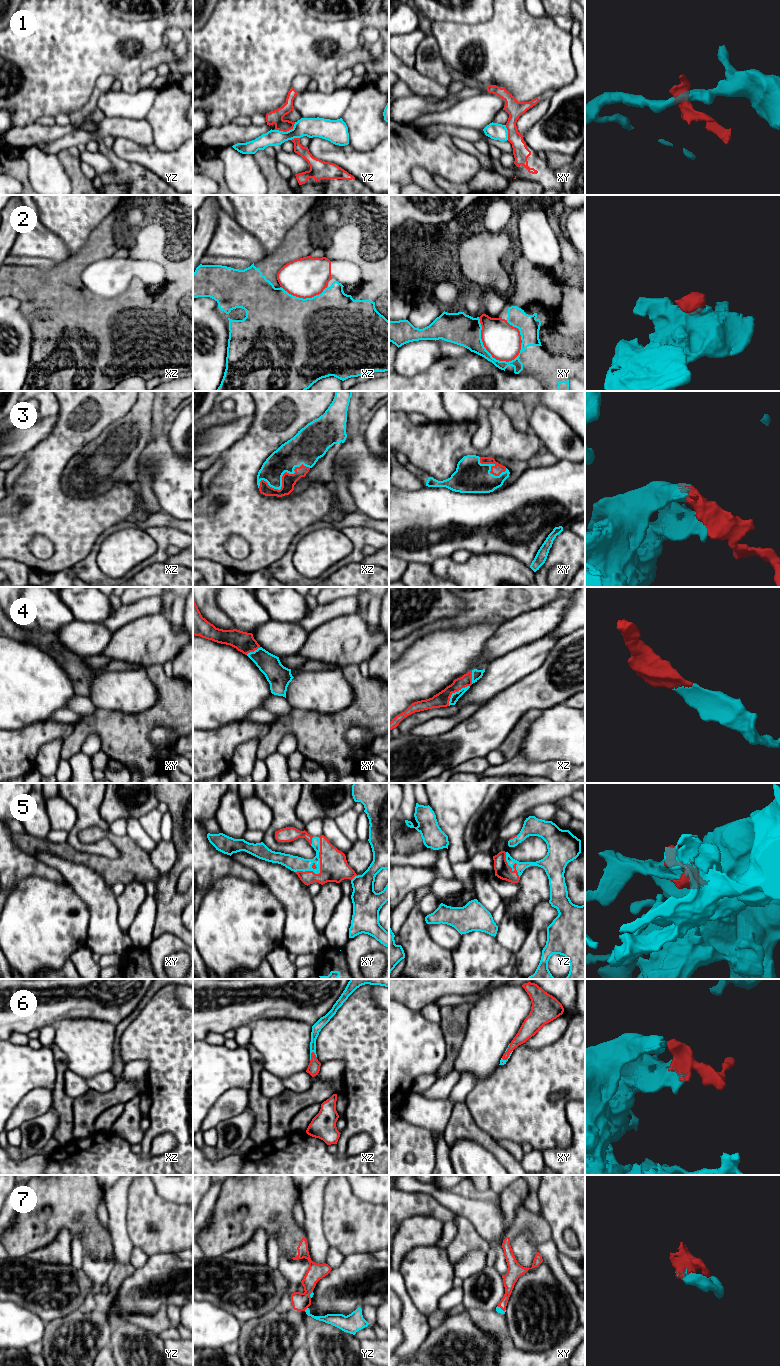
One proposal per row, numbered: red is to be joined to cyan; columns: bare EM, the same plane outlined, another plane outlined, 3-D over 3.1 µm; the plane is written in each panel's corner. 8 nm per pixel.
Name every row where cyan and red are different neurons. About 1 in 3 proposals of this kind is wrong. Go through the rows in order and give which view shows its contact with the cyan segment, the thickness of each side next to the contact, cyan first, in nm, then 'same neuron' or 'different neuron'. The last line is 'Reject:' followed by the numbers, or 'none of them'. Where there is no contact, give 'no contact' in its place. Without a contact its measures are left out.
1: contact in yz; calibres 160 and 110 nm; different neuron
2: contact in xy; calibres 260 and 280 nm; different neuron
3: contact in xz; calibres 220 and 110 nm; same neuron
4: contact in xz; calibres 70 and 120 nm; same neuron
5: contact in xy; calibres 120 and 220 nm; same neuron
6: contact in xz; calibres 80 and 100 nm; same neuron
7: contact in yz; calibres 100 and 140 nm; same neuron
Reject: 1, 2

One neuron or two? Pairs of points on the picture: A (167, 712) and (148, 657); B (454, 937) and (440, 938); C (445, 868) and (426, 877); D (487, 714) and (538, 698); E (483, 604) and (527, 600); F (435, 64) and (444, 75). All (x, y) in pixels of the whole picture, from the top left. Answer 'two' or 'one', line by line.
A: two
B: one
C: two
D: one
E: one
F: one

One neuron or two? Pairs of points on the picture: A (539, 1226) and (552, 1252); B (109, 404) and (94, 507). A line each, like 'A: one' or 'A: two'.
A: two
B: one

